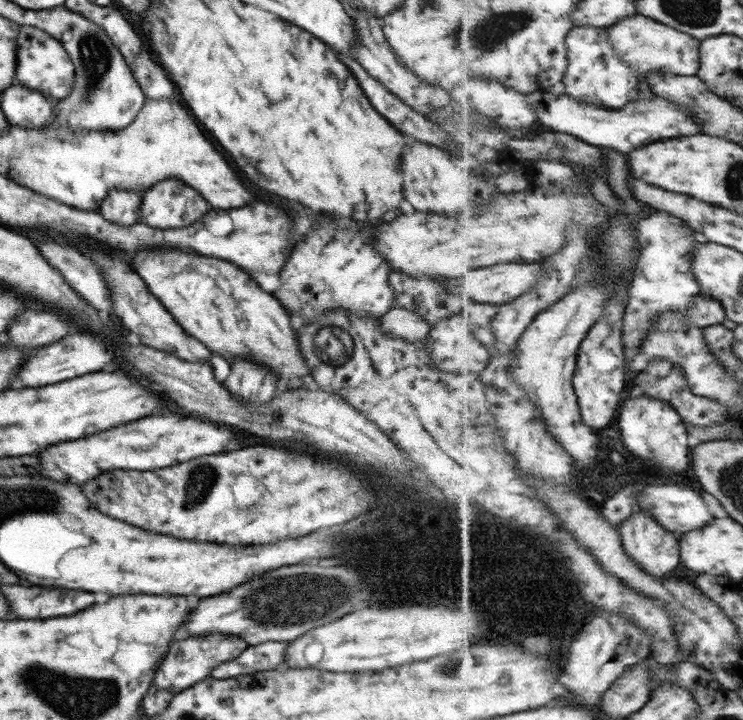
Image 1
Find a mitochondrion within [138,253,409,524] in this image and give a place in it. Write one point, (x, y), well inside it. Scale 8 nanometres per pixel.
(334, 344)

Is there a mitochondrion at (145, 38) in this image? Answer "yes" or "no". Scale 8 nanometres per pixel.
no

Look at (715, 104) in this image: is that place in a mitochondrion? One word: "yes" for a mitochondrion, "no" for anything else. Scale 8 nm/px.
no

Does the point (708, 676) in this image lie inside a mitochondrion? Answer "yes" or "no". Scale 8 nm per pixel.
no

